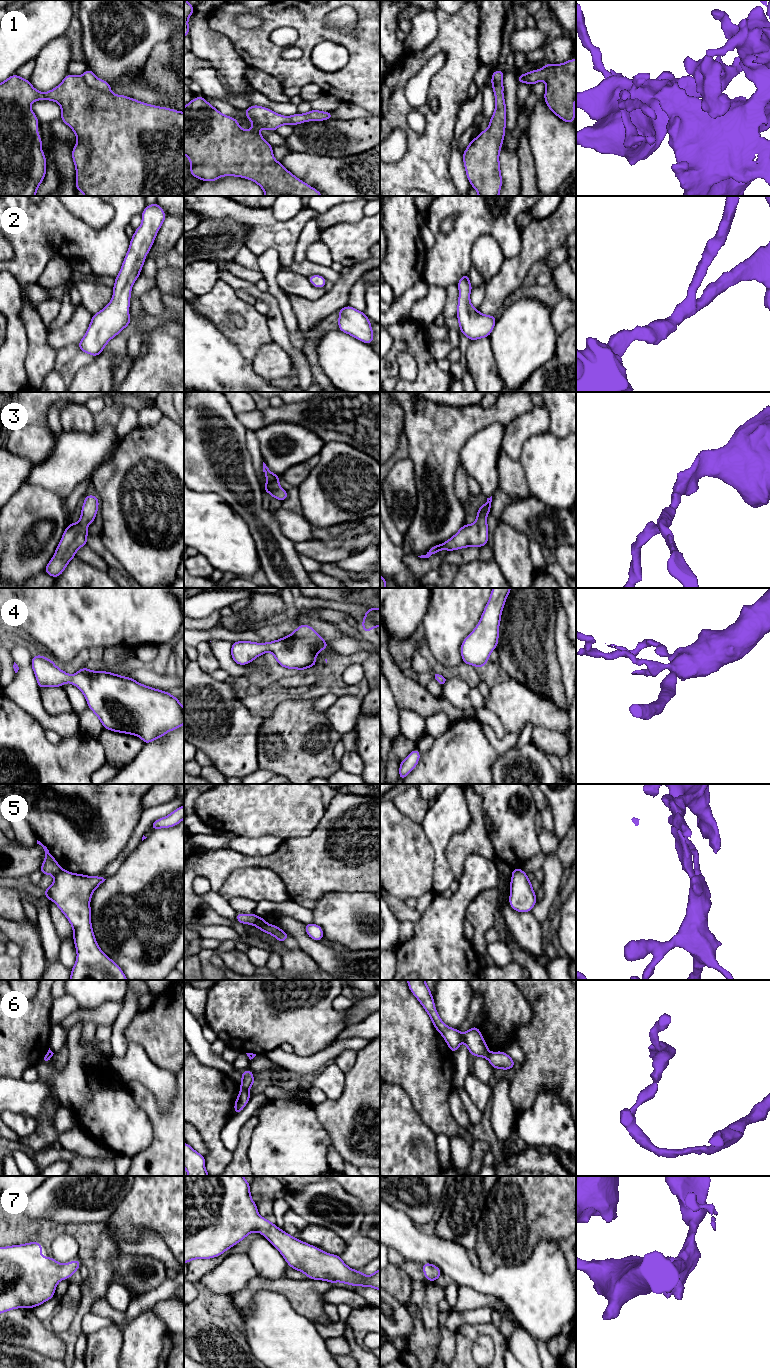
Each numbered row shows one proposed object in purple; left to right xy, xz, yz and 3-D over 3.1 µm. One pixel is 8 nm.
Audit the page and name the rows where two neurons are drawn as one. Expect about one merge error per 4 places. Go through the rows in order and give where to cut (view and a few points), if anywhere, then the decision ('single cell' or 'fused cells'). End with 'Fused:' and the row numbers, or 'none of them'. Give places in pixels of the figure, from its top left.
1: no cut; single cell
2: no cut; single cell
3: no cut; single cell
4: no cut; single cell
5: cut in xz along (258, 917), (252, 924); fused cells
6: cut in xz along (241, 1087), (247, 1090); fused cells
7: no cut; single cell
Fused: 5, 6

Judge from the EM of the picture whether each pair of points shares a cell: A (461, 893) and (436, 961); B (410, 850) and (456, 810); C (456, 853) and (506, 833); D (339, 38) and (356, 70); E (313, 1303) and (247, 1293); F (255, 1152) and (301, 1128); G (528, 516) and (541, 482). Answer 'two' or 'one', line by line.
A: one
B: two
C: two
D: one
E: one
F: one
G: two

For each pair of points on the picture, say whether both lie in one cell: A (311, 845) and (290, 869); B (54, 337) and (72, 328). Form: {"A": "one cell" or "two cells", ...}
{"A": "one cell", "B": "one cell"}

